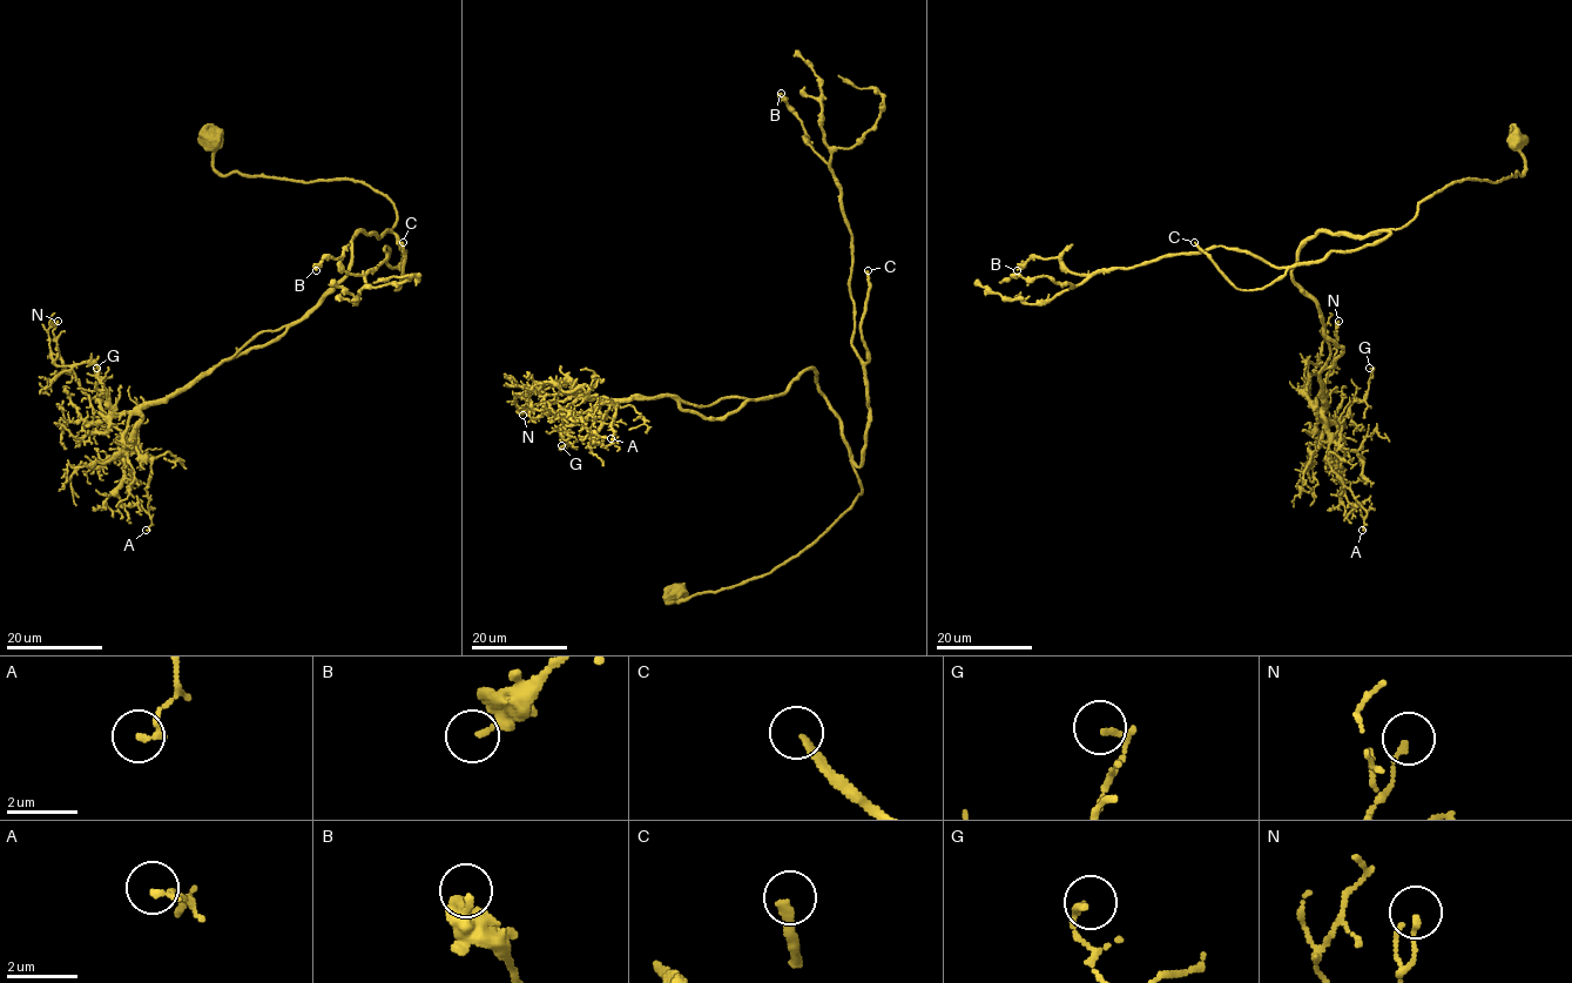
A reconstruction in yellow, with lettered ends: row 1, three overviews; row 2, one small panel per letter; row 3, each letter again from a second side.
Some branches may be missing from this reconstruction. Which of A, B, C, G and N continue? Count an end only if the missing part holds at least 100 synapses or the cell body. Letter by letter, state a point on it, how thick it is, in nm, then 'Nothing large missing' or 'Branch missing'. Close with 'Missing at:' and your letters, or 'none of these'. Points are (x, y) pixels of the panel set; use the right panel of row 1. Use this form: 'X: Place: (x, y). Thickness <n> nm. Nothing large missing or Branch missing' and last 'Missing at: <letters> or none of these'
A: Place: (1362, 530). Thickness 170 nm. Nothing large missing
B: Place: (1017, 270). Thickness 200 nm. Nothing large missing
C: Place: (1194, 242). Thickness 200 nm. Branch missing
G: Place: (1369, 368). Thickness 150 nm. Nothing large missing
N: Place: (1338, 321). Thickness 140 nm. Nothing large missing
Missing at: C

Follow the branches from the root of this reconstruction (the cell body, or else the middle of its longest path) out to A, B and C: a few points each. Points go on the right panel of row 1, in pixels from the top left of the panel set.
A: (1517, 139), (1520, 175), (1452, 181), (1398, 229), (1300, 249), (1293, 280), (1329, 345), (1328, 464), (1362, 530)
B: (1517, 139), (1520, 175), (1452, 181), (1320, 260), (1214, 246), (1017, 270)
C: (1517, 139), (1520, 175), (1452, 181), (1382, 240), (1297, 262), (1262, 288), (1237, 289), (1194, 242)

